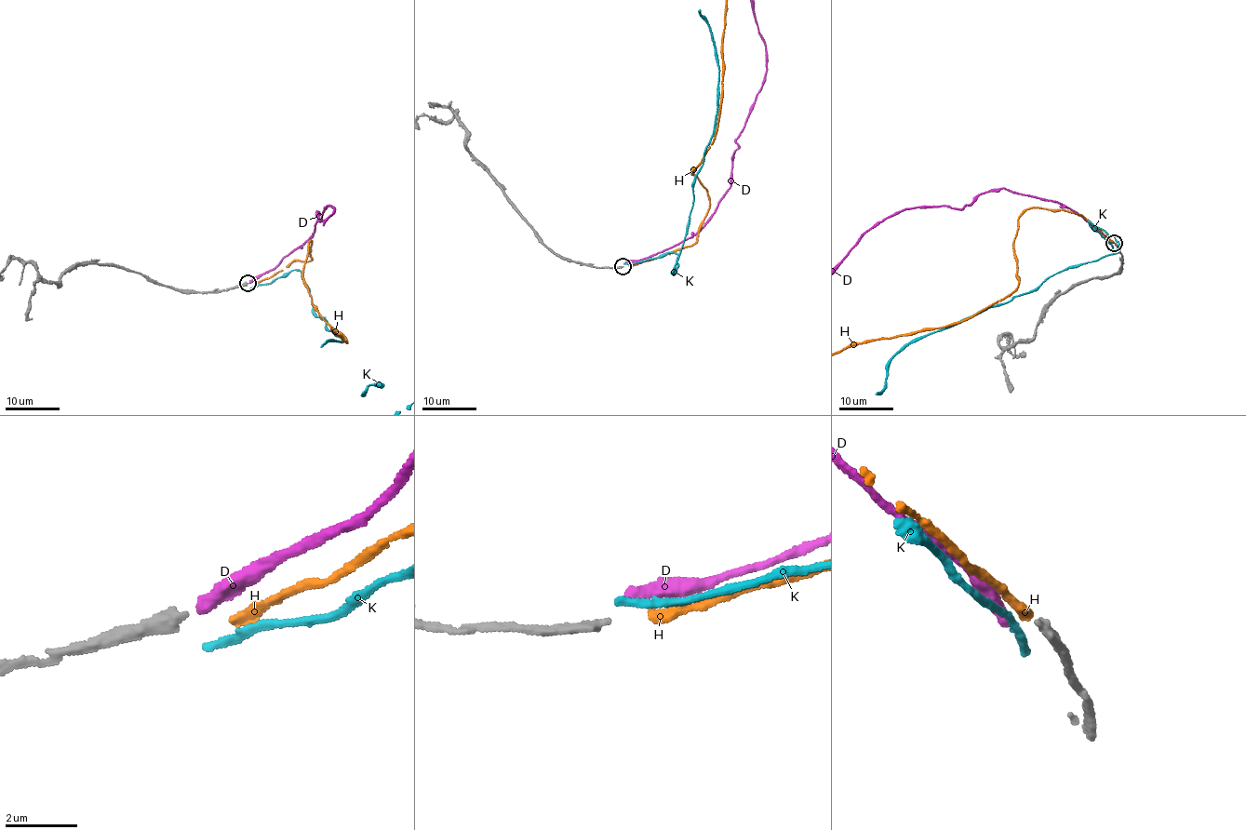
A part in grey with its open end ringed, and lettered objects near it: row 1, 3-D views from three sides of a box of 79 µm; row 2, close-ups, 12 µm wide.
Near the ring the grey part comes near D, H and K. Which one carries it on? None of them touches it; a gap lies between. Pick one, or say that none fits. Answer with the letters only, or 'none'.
none

